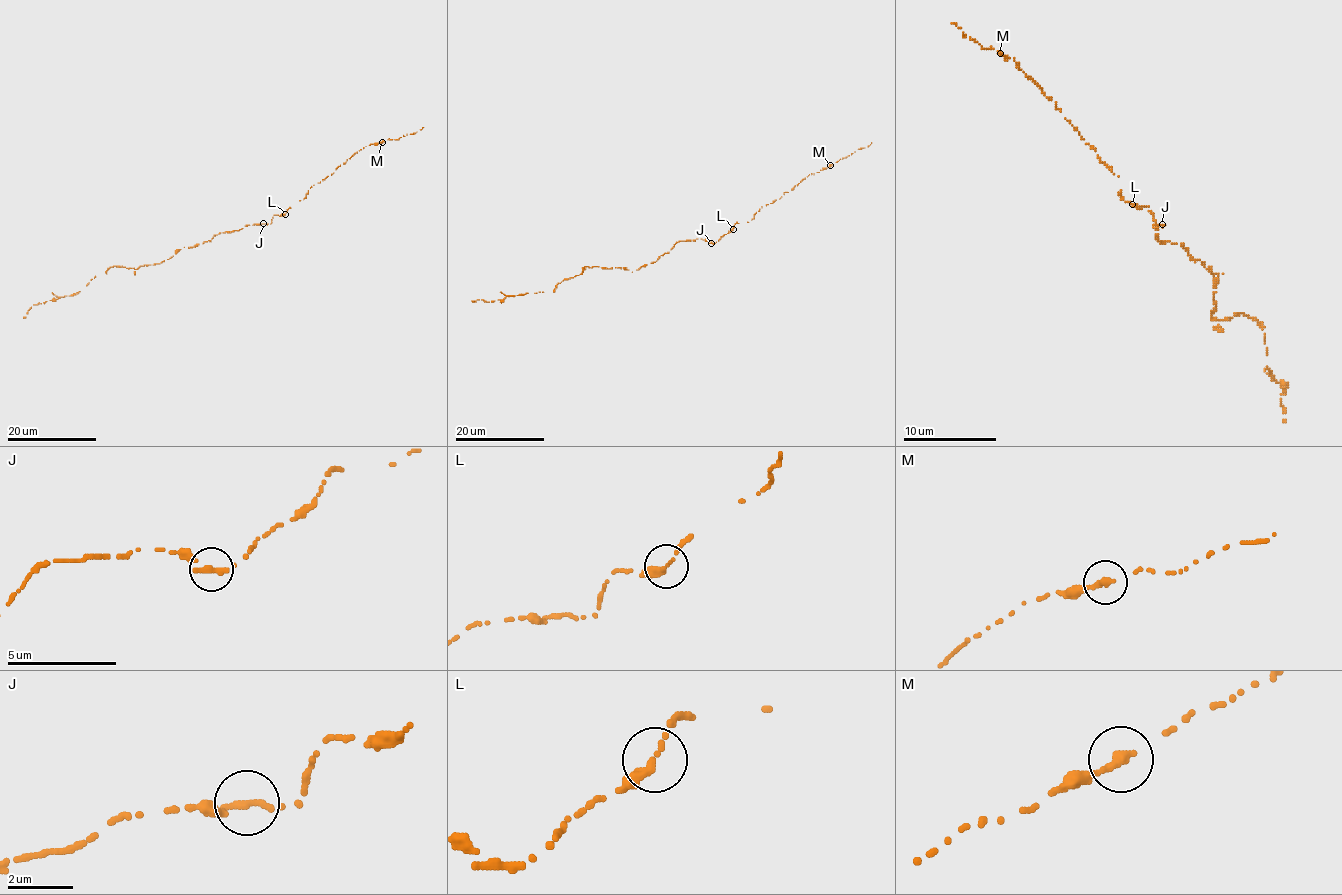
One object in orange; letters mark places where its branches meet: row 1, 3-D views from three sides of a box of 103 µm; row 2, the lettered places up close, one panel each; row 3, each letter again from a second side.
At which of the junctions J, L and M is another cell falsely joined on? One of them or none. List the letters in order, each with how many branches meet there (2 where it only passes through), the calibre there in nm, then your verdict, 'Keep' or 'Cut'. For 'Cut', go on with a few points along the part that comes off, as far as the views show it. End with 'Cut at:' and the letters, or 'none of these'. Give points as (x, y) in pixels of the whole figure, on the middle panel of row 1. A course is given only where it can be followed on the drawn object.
J: Branches: 2. Thickness 240 nm. Cut
L: Branches: 2. Thickness 240 nm. Keep
M: Branches: 2. Thickness 240 nm. Keep
Cut at: J

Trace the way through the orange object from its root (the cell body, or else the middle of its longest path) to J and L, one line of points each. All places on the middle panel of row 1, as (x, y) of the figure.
J: (690, 241), (702, 239), (712, 243)
L: (690, 241), (702, 239), (715, 243), (733, 229)

